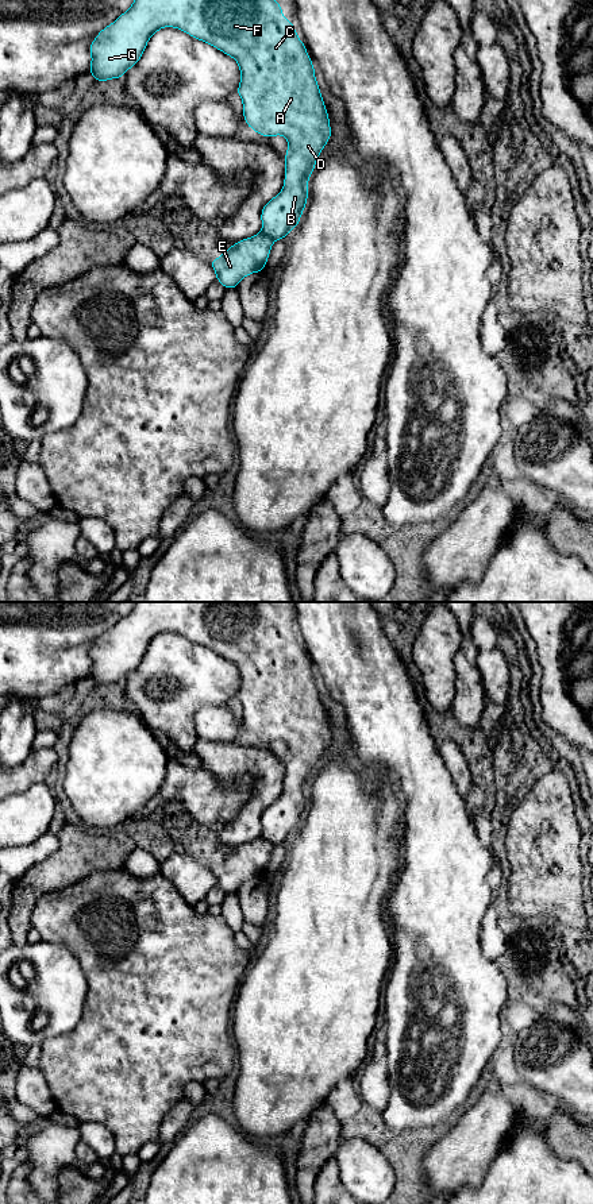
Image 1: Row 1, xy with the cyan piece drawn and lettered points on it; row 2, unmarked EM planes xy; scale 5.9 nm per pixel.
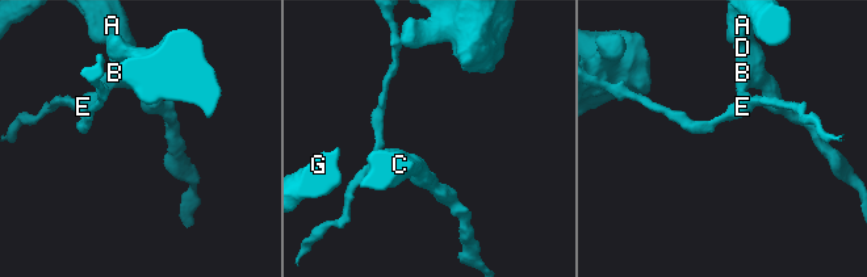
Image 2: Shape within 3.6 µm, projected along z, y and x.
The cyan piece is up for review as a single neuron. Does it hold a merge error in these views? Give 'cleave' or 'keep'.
cleave

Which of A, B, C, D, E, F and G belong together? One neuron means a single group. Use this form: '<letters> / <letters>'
A B C D F G / E

